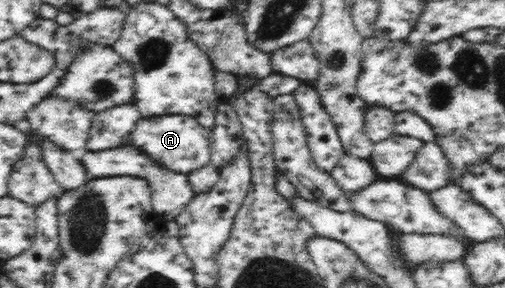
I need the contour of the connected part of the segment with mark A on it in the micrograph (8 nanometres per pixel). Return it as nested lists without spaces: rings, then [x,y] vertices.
[[[164,115],[141,118],[136,122],[136,130],[128,136],[128,144],[140,148],[148,156],[175,173],[187,175],[211,162],[212,130],[201,126],[196,119],[188,115]]]

